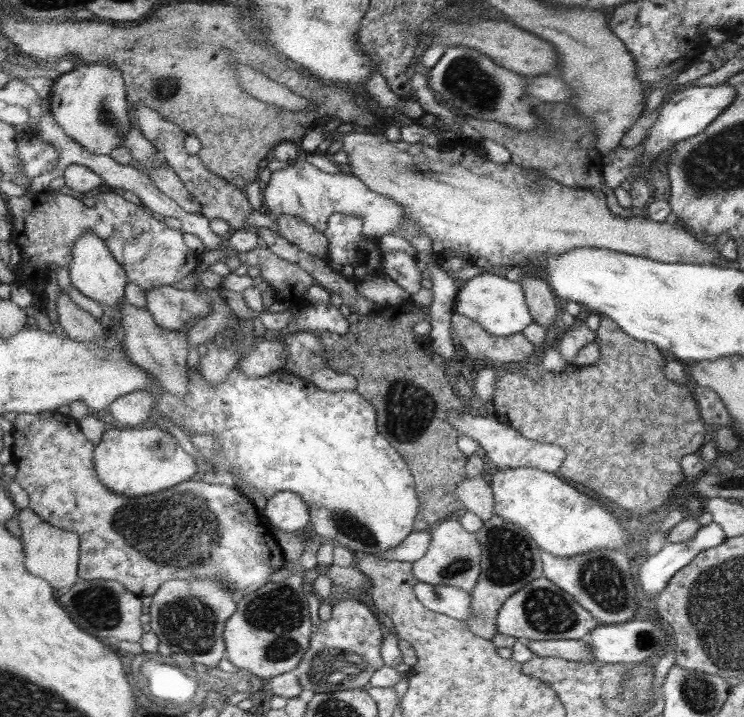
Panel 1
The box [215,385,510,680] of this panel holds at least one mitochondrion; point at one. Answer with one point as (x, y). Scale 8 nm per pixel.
(279, 612)

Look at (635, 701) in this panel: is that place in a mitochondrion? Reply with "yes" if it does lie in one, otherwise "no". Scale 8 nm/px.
yes

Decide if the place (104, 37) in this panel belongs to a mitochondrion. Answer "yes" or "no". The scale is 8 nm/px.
no

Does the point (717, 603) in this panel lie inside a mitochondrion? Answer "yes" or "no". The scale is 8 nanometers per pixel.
yes

